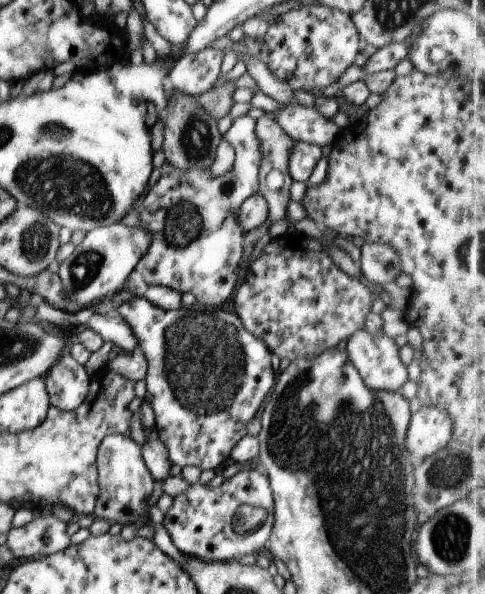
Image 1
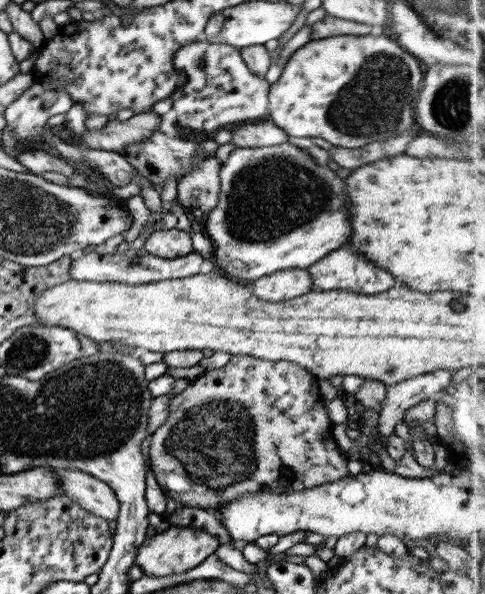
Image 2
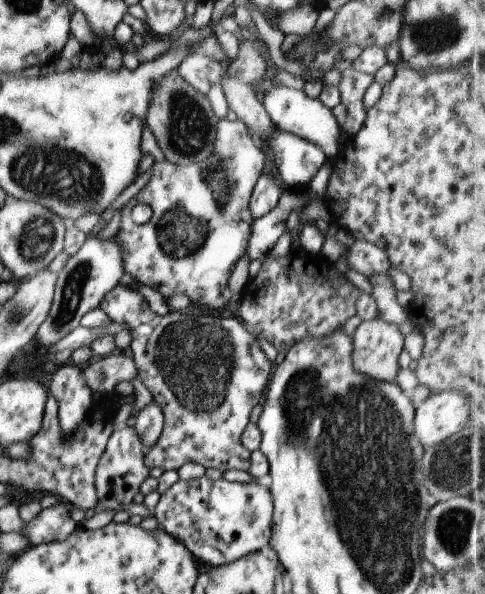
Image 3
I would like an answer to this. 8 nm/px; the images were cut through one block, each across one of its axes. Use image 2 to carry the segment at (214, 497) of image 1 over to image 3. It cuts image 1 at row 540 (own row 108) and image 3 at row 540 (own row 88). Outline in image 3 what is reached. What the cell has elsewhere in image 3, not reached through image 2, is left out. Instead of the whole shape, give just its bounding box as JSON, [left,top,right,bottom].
[152,475,272,567]

